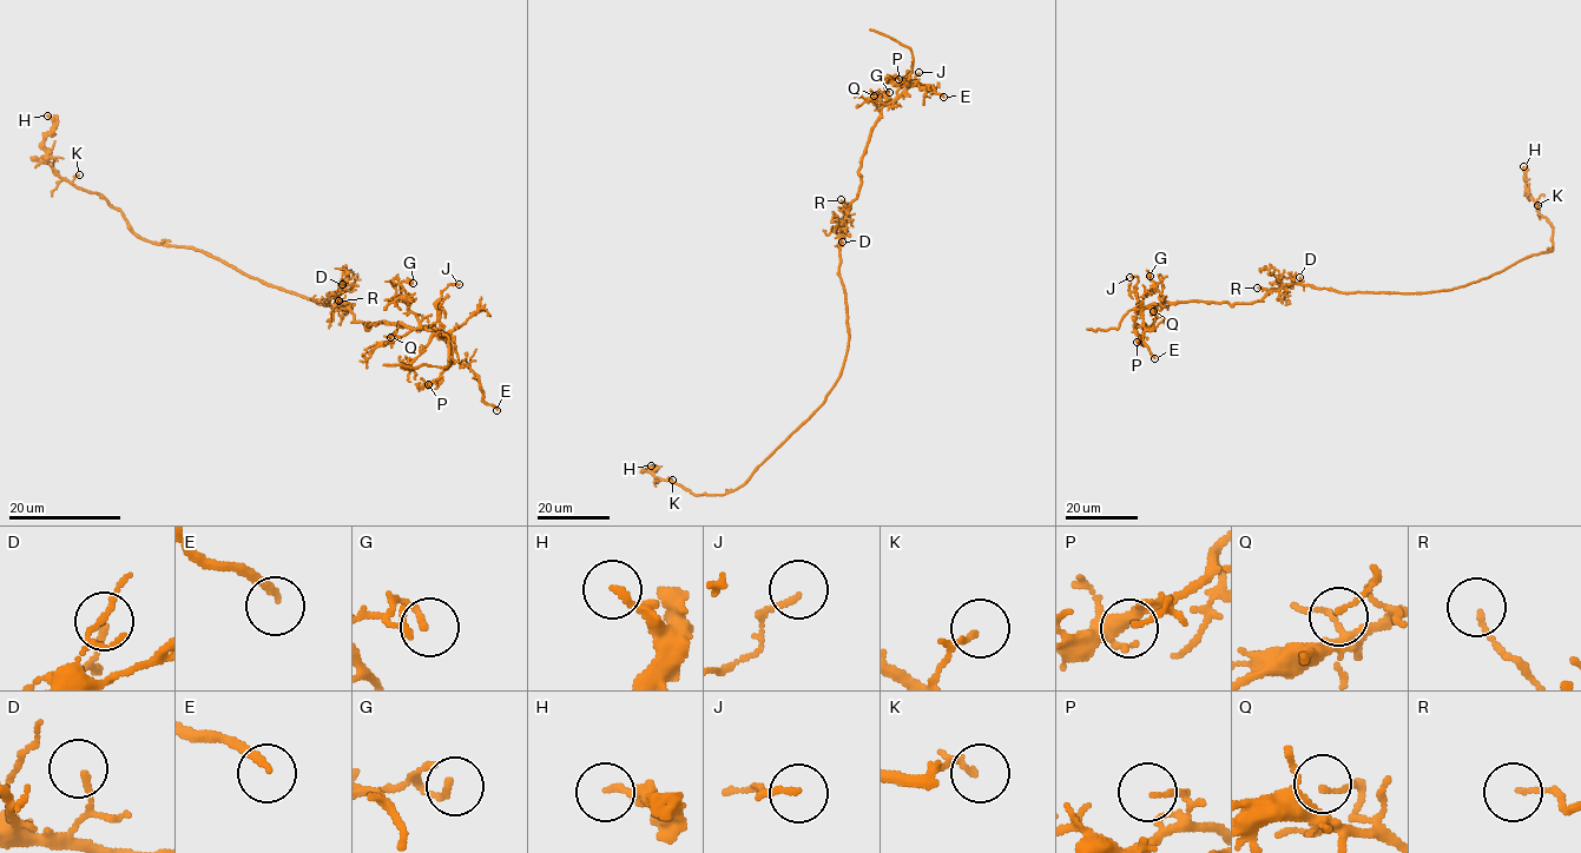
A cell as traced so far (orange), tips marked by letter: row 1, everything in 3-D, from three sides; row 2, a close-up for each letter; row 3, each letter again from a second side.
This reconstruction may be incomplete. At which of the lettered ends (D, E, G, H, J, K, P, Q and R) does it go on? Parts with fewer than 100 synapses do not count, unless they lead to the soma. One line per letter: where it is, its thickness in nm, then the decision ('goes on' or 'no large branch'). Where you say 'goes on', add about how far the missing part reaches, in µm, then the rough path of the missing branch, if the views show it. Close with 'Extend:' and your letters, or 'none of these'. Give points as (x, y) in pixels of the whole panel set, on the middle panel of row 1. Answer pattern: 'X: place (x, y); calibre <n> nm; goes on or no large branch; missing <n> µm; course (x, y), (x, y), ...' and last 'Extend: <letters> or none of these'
D: place (842, 242); calibre 140 nm; no large branch
E: place (943, 97); calibre 190 nm; no large branch
G: place (889, 92); calibre 170 nm; no large branch
H: place (651, 465); calibre 170 nm; no large branch
J: place (919, 72); calibre 120 nm; no large branch
K: place (672, 480); calibre 160 nm; no large branch
P: place (898, 79); calibre 90 nm; no large branch
Q: place (874, 96); calibre 110 nm; no large branch
R: place (841, 199); calibre 110 nm; no large branch
Extend: none of these

